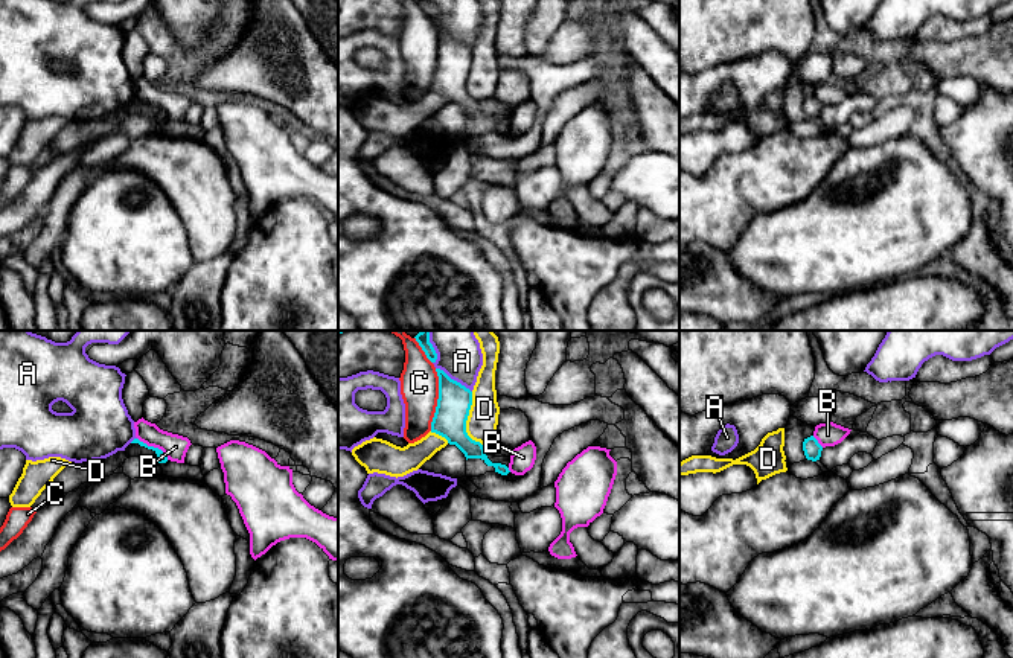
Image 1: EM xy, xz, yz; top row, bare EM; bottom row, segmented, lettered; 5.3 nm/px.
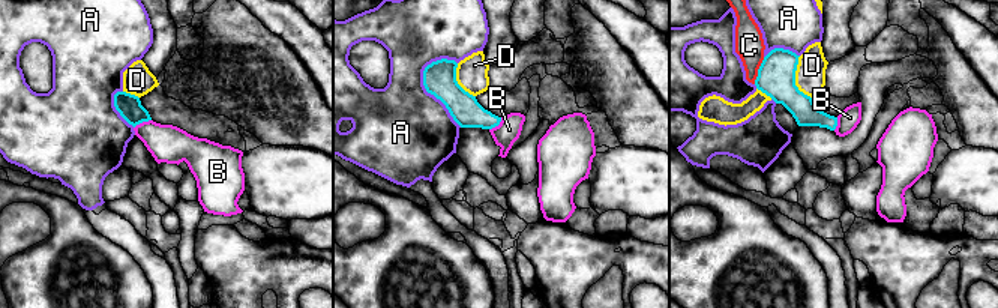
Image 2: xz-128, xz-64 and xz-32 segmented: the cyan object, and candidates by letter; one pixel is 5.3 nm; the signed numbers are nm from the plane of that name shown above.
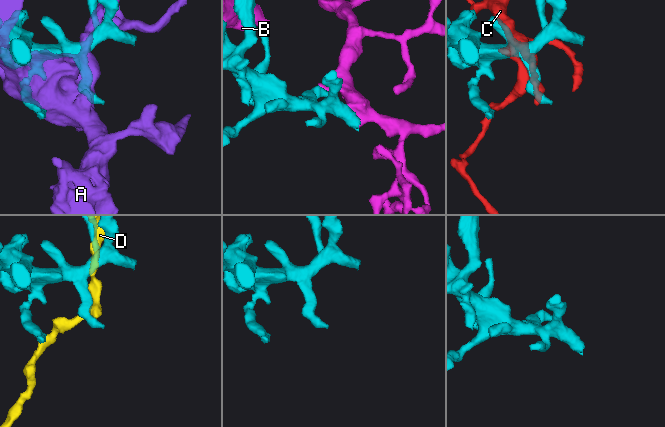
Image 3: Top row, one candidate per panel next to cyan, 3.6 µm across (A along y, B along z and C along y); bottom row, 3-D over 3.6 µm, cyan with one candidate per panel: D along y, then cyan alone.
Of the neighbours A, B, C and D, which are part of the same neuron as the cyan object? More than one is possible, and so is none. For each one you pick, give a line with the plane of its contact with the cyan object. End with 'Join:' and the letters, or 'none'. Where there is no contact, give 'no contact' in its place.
Join: none

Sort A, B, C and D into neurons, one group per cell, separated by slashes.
A / B / C / D

